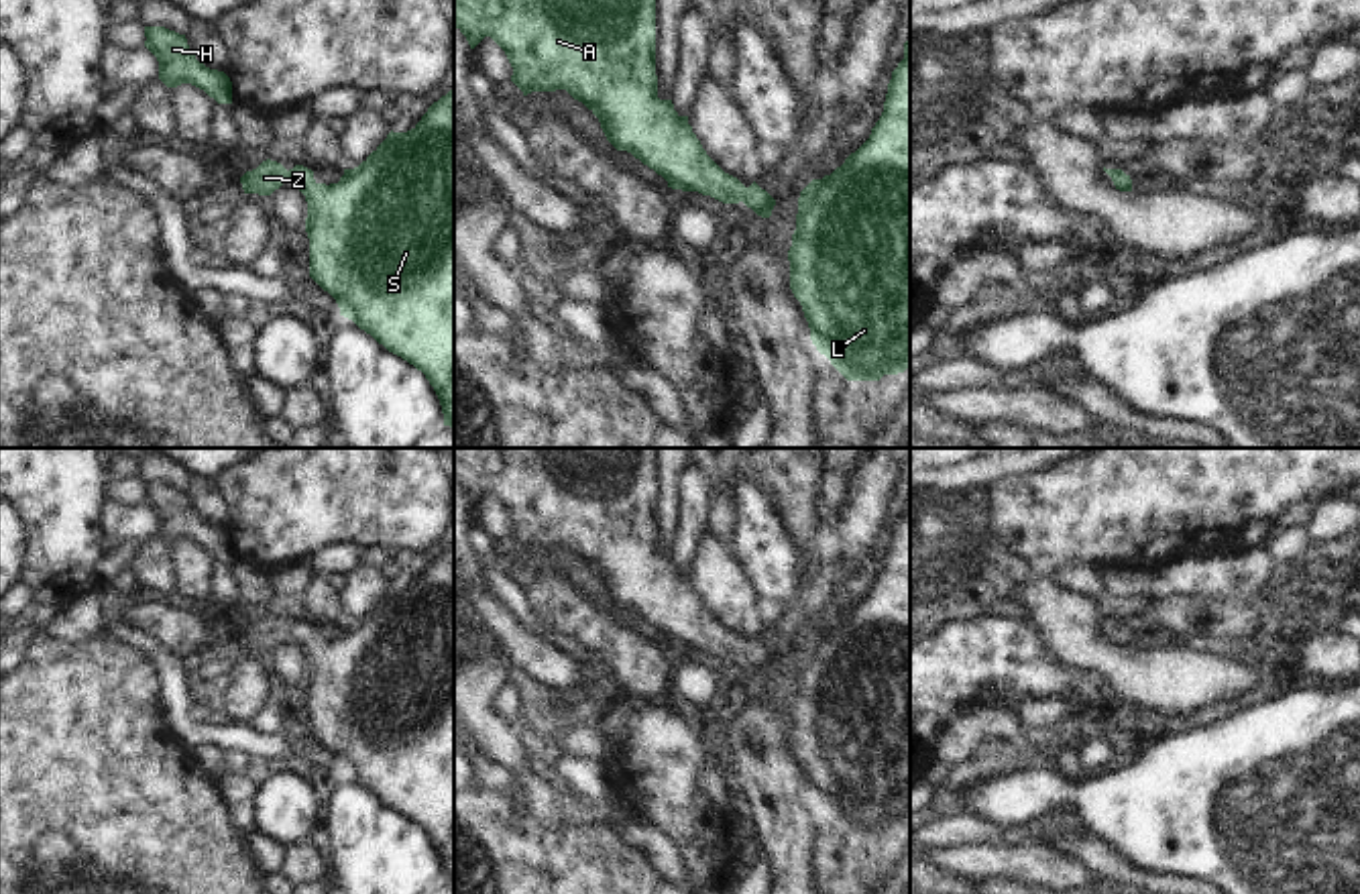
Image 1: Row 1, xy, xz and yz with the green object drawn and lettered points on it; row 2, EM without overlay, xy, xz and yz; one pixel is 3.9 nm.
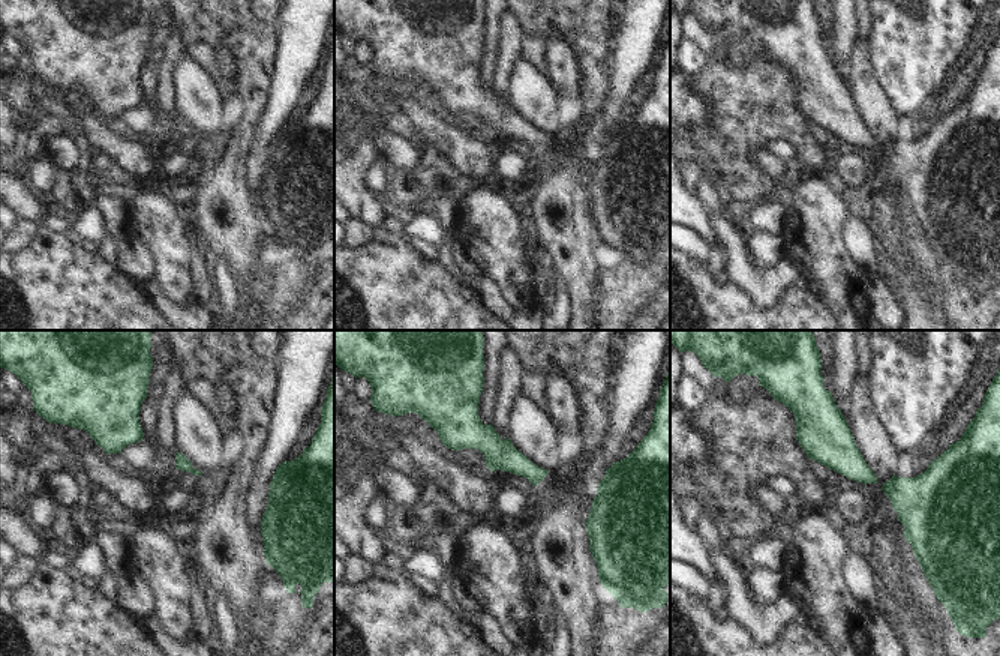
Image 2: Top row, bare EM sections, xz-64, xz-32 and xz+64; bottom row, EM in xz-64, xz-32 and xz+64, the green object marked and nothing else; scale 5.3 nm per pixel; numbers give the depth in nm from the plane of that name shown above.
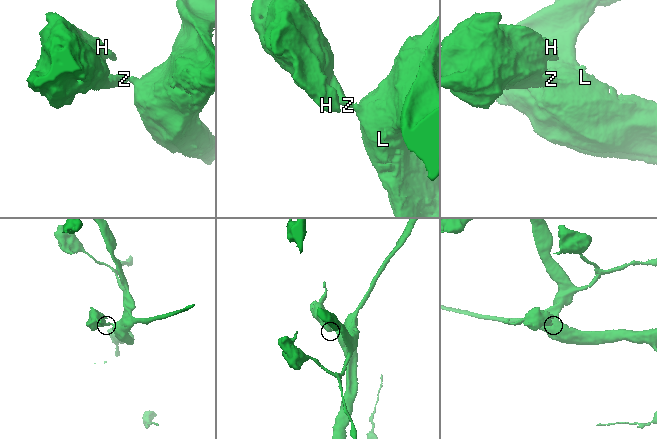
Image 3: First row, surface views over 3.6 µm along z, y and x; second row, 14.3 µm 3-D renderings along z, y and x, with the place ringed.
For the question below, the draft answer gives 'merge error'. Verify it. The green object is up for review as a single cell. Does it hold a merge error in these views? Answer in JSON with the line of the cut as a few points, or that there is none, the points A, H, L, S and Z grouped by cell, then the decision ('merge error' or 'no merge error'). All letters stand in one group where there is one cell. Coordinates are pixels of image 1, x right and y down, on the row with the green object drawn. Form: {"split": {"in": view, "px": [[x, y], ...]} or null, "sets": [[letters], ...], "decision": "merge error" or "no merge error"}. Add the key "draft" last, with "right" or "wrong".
{"split": null, "sets": [["A", "H", "L", "S", "Z"]], "decision": "no merge error", "draft": "wrong"}

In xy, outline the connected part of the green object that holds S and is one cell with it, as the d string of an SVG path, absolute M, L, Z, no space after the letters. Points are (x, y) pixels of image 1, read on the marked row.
M454 88L428 108L428 112L411 130L391 130L387 138L358 167L344 169L344 175L338 183L318 183L311 169L295 165L287 171L281 163L271 159L263 161L252 171L246 171L240 177L240 183L244 193L271 195L283 185L285 179L289 179L307 202L305 232L309 238L309 277L336 299L340 316L352 320L389 352L401 356L426 375L440 399L444 426L454 430Z

